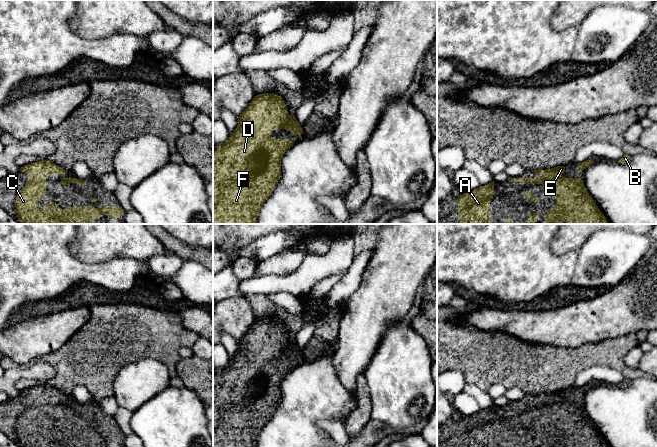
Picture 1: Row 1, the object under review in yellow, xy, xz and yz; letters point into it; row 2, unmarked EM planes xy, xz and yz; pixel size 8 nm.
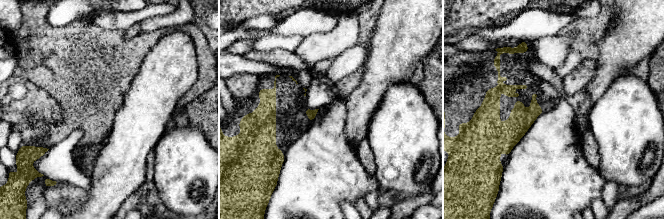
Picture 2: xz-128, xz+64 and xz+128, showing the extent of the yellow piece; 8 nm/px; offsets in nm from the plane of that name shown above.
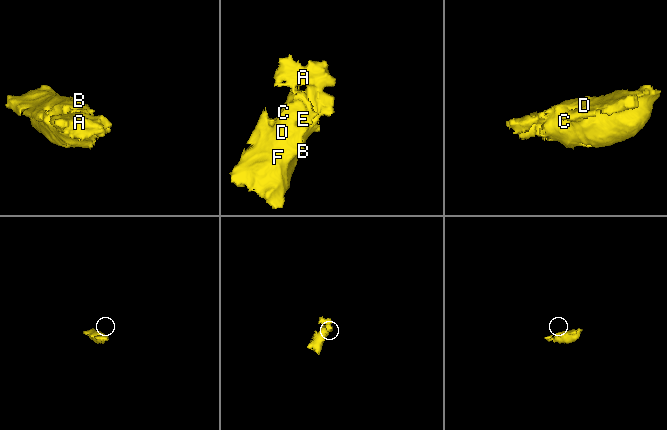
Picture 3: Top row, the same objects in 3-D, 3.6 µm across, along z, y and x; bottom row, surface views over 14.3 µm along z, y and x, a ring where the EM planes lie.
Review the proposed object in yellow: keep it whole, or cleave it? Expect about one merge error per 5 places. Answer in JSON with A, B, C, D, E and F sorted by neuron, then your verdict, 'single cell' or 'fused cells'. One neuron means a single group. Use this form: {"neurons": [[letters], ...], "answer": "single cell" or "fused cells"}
{"neurons": [["A", "B", "C", "D", "E", "F"]], "answer": "single cell"}

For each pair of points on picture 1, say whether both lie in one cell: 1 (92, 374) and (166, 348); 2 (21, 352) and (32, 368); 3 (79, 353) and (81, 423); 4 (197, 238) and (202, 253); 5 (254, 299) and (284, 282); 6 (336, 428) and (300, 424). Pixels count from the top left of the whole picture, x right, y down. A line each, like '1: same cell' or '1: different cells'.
1: same cell
2: different cells
3: different cells
4: different cells
5: different cells
6: different cells

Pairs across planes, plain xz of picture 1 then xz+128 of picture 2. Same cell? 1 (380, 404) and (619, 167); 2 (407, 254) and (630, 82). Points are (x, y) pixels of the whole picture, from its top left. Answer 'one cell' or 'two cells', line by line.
1: one cell
2: two cells

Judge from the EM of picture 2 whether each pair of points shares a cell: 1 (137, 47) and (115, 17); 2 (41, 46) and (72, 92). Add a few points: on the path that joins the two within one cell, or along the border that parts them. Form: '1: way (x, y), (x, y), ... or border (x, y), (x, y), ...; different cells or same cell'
1: border (101, 27), (126, 30); different cells
2: way (52, 57), (72, 77), (72, 81); same cell

